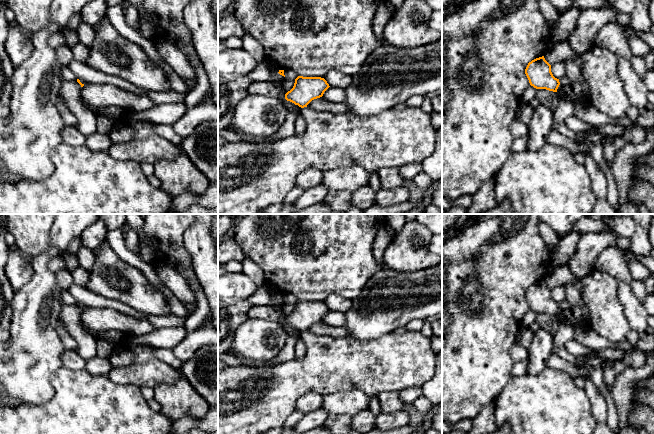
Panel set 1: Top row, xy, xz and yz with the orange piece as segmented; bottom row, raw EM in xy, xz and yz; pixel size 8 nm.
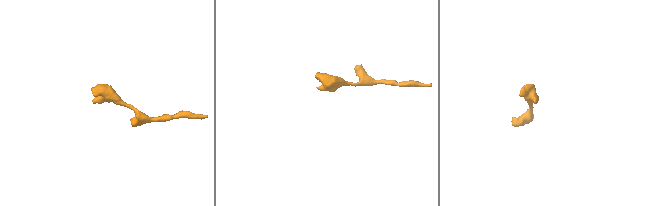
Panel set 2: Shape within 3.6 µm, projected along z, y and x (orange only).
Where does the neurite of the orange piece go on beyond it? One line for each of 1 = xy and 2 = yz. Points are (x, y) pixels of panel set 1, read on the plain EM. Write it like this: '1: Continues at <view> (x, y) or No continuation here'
1: No continuation here
2: No continuation here

